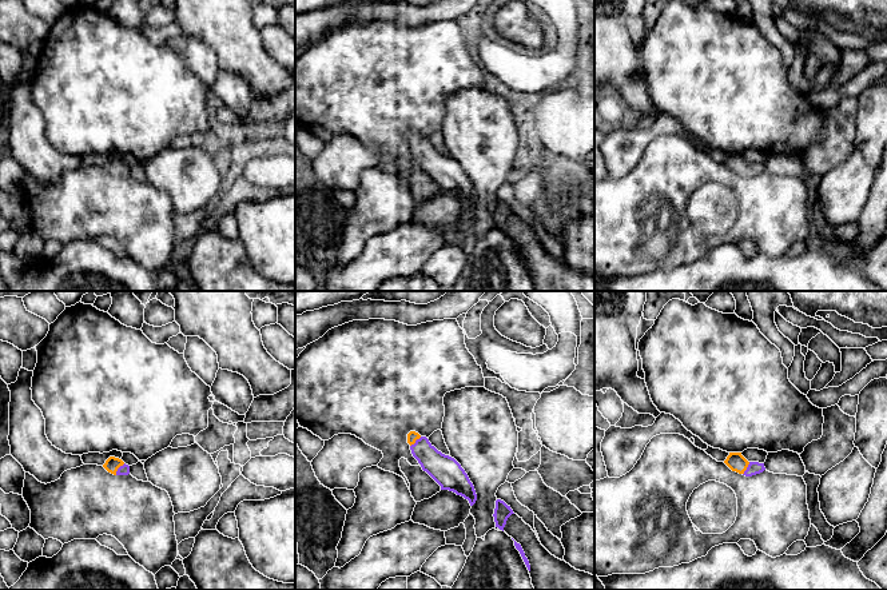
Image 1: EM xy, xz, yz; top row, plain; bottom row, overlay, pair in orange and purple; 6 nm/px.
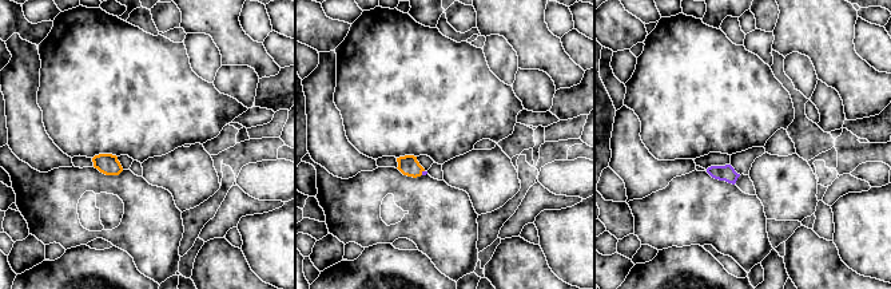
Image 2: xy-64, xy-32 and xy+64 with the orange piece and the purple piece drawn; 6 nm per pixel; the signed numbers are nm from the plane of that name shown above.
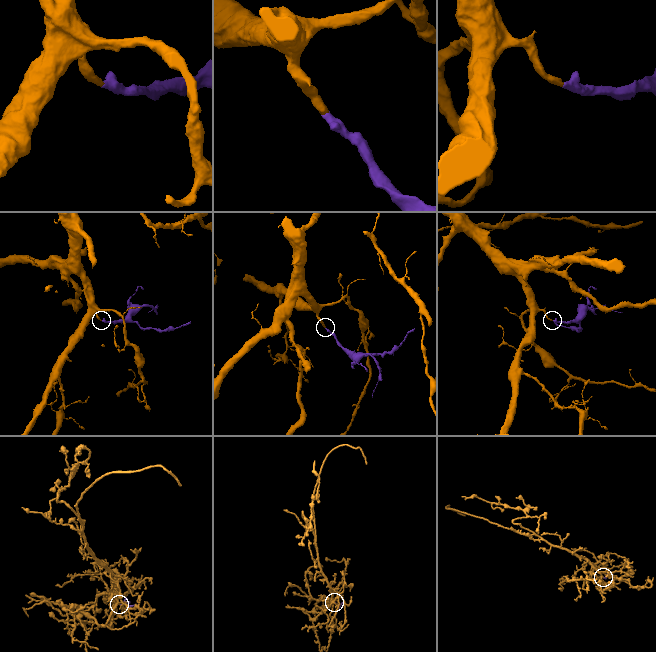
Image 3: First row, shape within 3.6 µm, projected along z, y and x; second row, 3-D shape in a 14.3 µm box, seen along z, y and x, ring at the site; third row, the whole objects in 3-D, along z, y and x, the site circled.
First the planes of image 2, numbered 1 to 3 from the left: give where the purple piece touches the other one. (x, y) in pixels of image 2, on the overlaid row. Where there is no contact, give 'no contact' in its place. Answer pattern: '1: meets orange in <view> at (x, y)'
1: no contact
2: meets orange in xy-32 at (421, 173)
3: no contact

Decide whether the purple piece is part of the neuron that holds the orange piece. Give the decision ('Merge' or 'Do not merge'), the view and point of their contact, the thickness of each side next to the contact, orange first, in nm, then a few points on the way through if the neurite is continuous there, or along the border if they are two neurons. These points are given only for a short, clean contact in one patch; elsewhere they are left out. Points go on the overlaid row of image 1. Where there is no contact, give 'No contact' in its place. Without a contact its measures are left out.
Merge. Touches orange at xy (118, 467). Thickness 90 nm (orange) against 60 nm. Path across: xy (112, 463), (118, 467), (123, 470)

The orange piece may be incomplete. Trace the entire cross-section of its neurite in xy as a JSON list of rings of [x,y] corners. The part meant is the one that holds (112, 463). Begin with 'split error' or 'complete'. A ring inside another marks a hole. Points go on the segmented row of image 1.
split error; [[[110,457],[103,467],[114,474],[114,475],[128,475],[130,474],[130,466],[126,465],[122,459]]]

